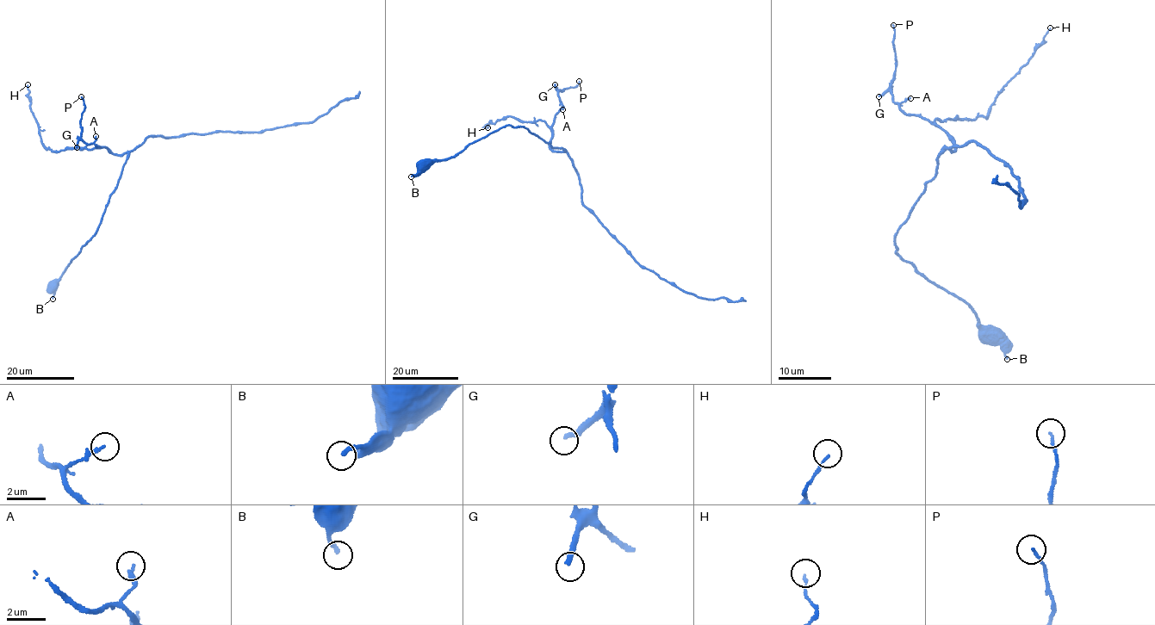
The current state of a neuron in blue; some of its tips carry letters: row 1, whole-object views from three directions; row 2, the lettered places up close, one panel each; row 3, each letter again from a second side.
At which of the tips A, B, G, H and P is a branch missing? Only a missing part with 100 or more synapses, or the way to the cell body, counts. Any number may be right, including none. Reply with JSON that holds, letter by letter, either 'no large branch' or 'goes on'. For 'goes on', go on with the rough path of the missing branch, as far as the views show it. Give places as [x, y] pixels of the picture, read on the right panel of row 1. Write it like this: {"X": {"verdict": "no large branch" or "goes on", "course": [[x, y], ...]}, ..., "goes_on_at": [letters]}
{"A": {"verdict": "no large branch"}, "B": {"verdict": "no large branch"}, "G": {"verdict": "no large branch"}, "H": {"verdict": "no large branch"}, "P": {"verdict": "no large branch"}, "goes_on_at": []}

